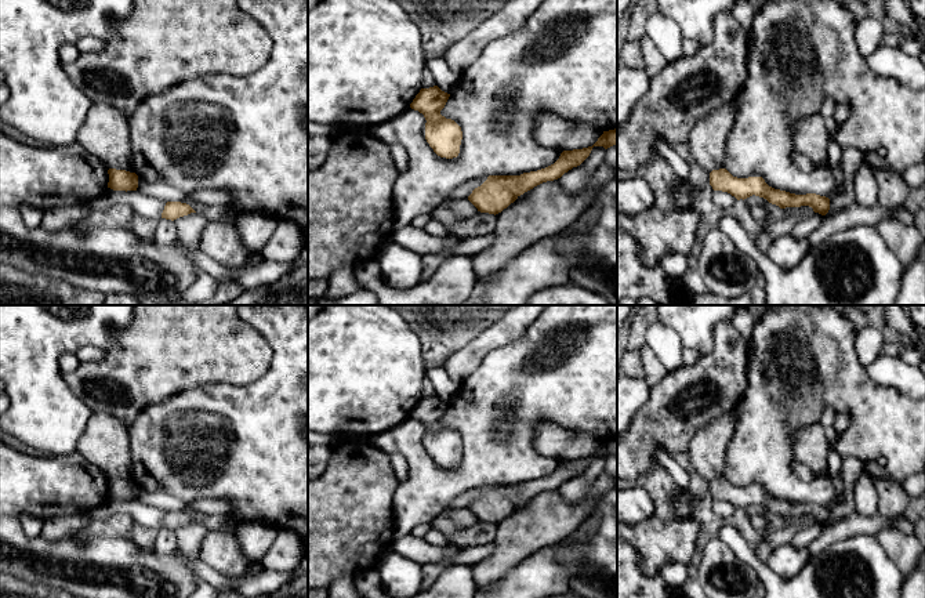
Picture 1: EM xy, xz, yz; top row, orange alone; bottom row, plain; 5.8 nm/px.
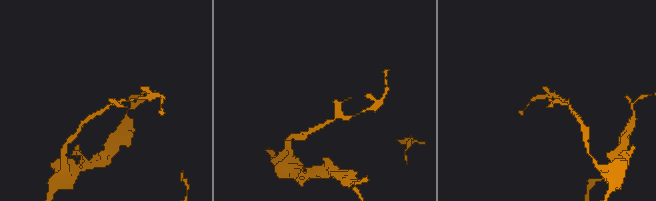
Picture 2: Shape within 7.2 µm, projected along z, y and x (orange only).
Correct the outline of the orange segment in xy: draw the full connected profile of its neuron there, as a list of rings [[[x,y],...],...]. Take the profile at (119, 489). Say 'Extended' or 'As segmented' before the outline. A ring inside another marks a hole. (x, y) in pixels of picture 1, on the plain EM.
Extended. [[[92,413],[80,436],[76,452],[102,470],[108,478],[108,497],[137,500],[128,428],[109,413]]]

